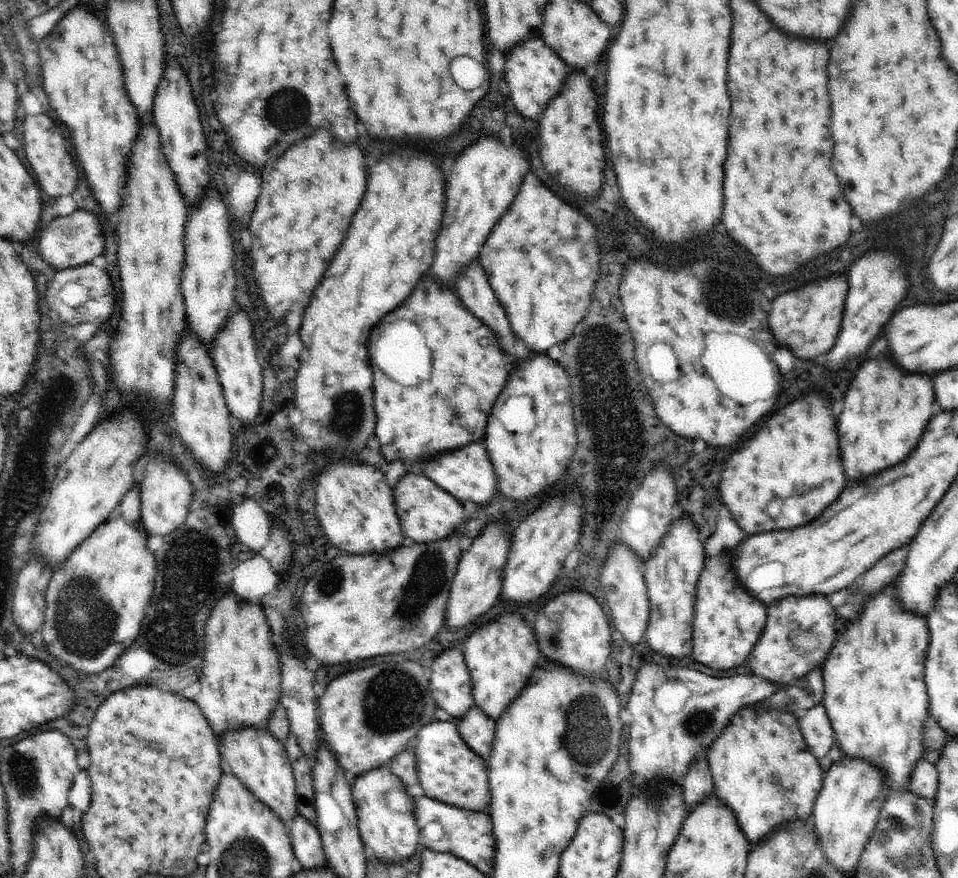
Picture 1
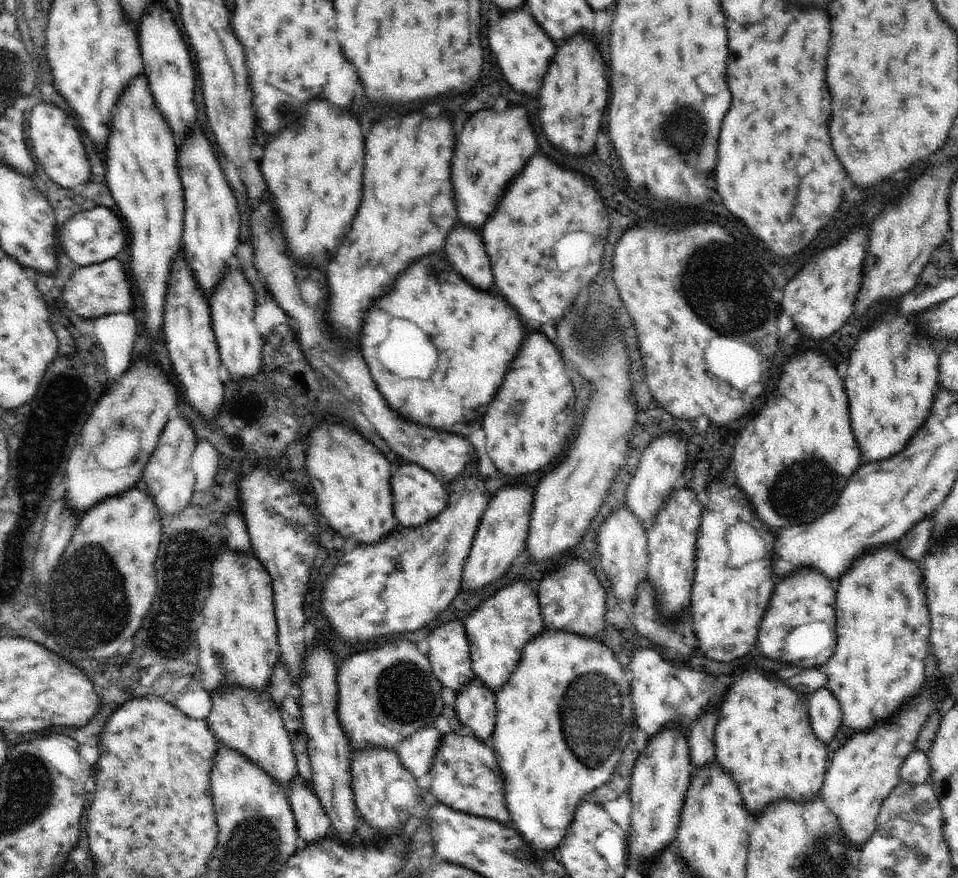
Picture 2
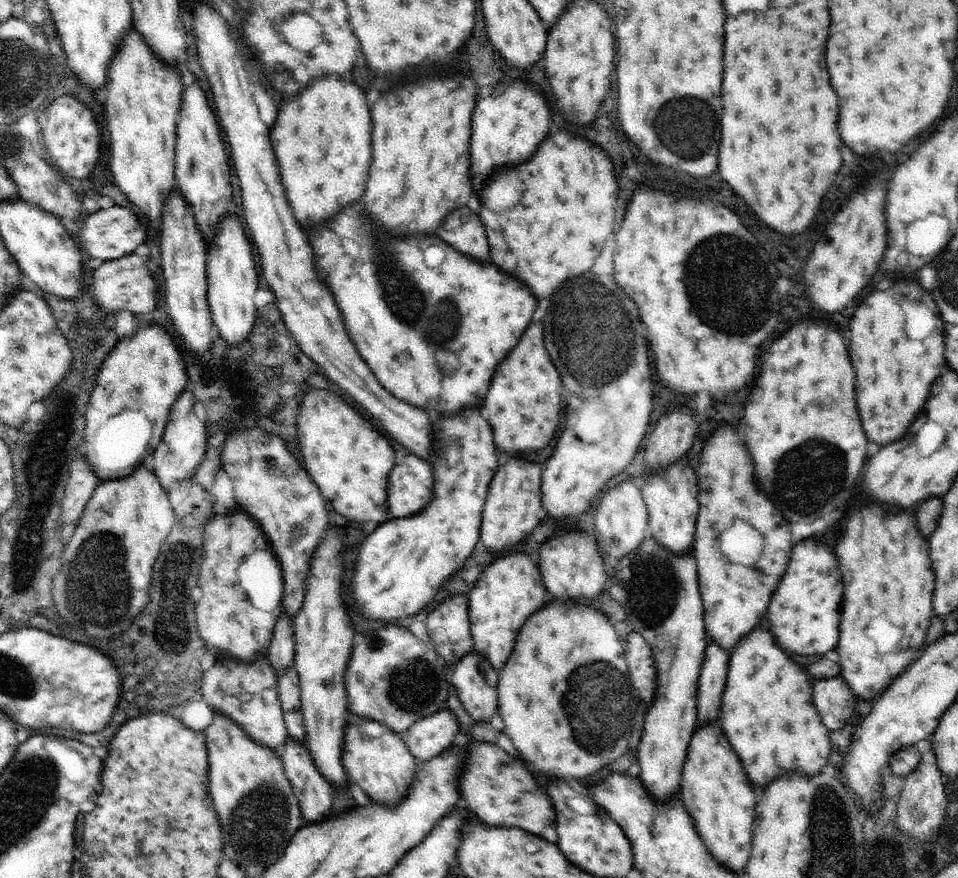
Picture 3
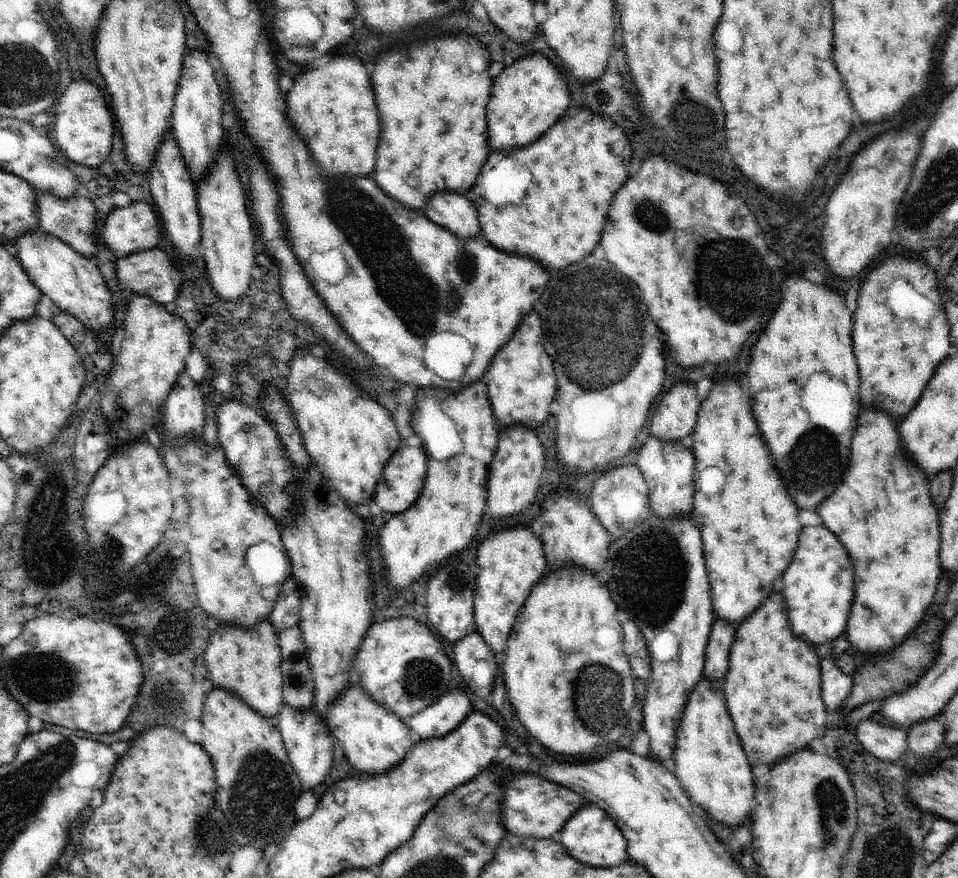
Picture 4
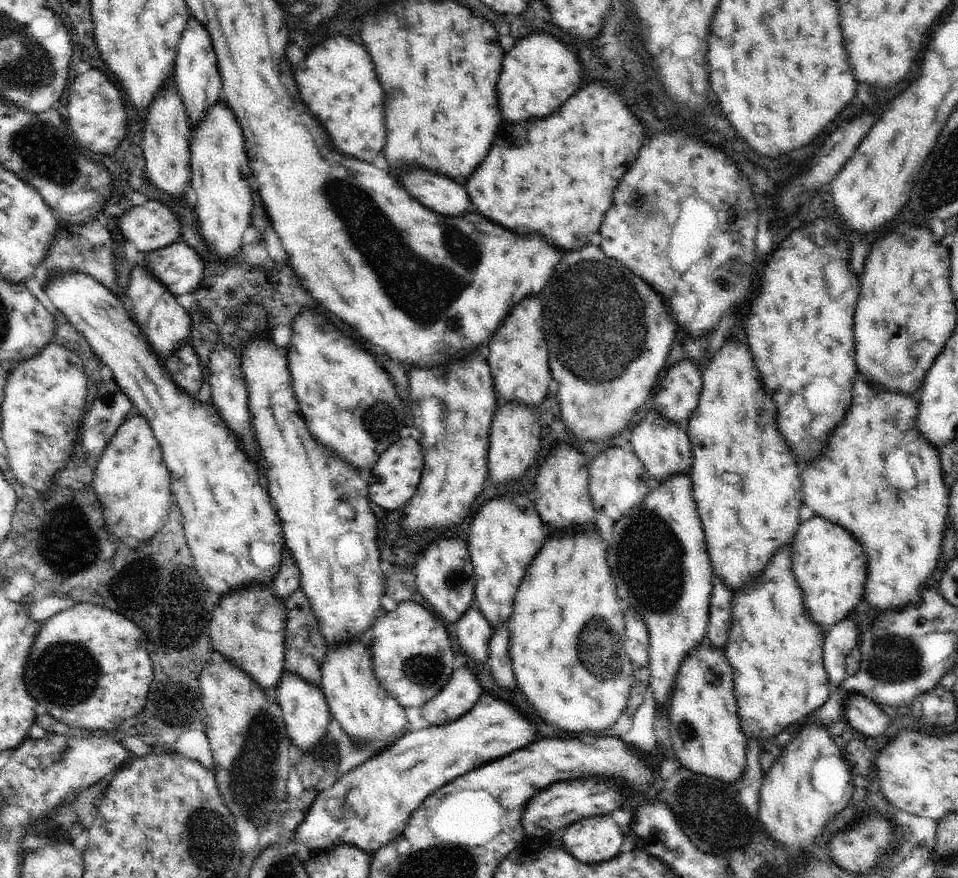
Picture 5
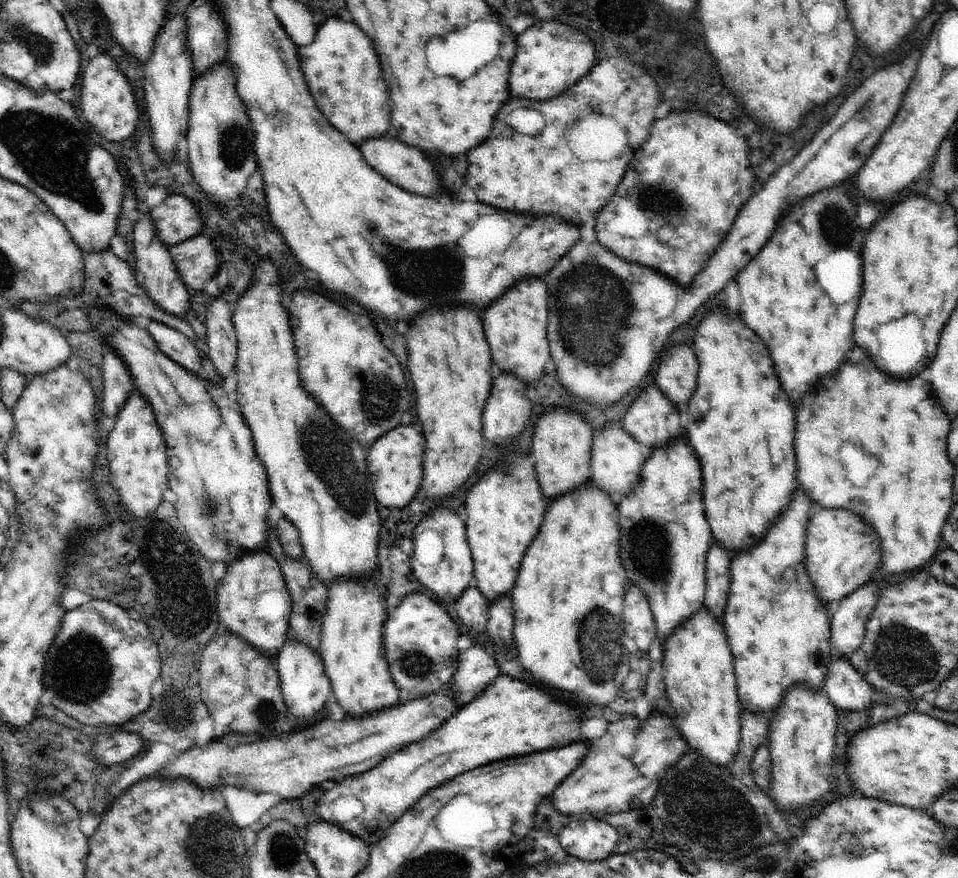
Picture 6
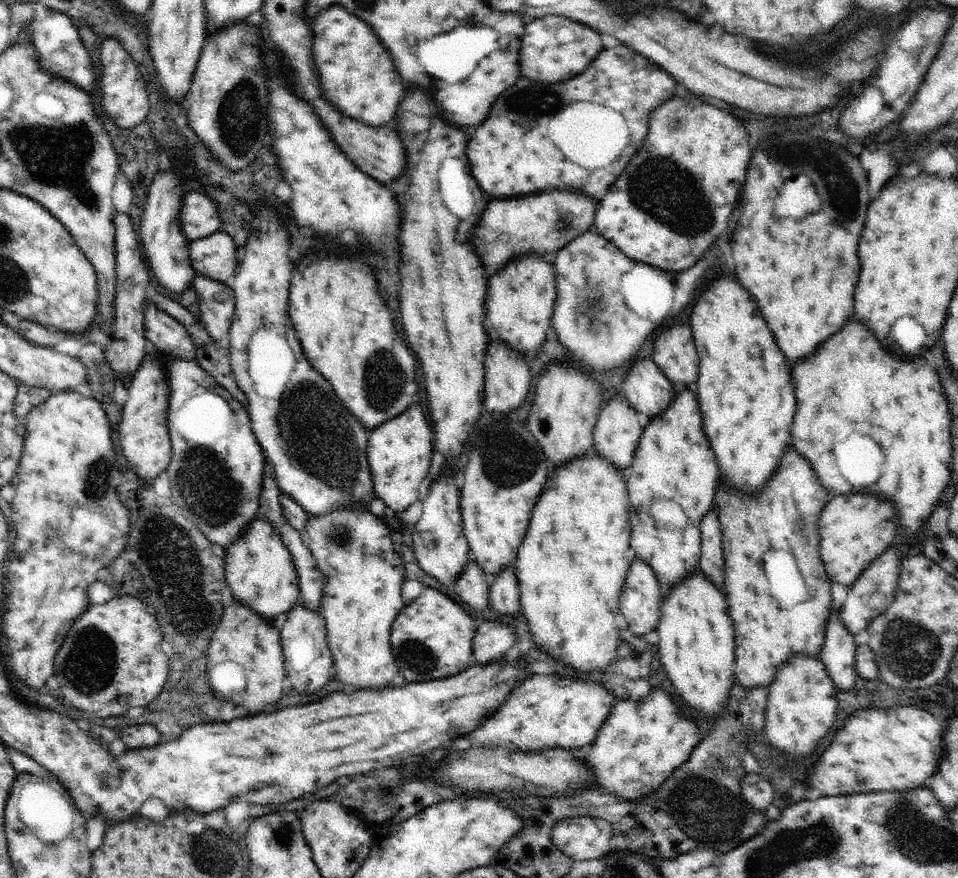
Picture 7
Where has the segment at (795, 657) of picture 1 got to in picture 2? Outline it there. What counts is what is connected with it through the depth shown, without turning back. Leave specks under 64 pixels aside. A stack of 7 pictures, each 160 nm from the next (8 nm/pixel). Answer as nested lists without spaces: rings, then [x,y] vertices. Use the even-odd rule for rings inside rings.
[[[802,568],[798,570],[796,574],[790,574],[786,576],[774,590],[772,594],[772,600],[768,604],[768,610],[764,614],[764,620],[762,620],[762,626],[760,626],[760,634],[758,634],[758,644],[762,648],[762,654],[766,658],[772,658],[772,660],[782,660],[782,652],[786,652],[786,644],[788,638],[782,638],[782,628],[792,628],[792,632],[798,628],[800,634],[810,634],[810,638],[824,638],[828,640],[828,646],[814,658],[804,658],[804,660],[796,660],[798,666],[802,668],[812,668],[812,666],[820,666],[824,664],[834,648],[836,648],[836,632],[834,632],[834,626],[836,626],[836,614],[834,614],[834,602],[836,602],[836,592],[832,588],[832,582],[822,574],[818,572],[816,568]],[[802,628],[810,628],[810,632],[802,632]]]

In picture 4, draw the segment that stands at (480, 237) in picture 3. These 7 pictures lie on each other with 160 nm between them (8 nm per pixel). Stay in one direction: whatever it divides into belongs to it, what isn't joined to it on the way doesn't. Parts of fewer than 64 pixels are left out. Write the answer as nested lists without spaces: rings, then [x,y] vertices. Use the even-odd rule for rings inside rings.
[[[438,192],[424,210],[430,220],[465,241],[481,232],[476,205],[458,192]]]

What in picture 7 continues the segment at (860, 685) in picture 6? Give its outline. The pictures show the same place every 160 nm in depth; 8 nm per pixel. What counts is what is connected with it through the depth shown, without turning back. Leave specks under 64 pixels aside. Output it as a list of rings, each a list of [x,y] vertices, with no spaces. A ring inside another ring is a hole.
[[[840,608],[830,610],[825,629],[825,641],[818,656],[823,660],[837,690],[850,690],[858,678],[855,669],[858,647],[854,635],[847,631],[842,622]]]

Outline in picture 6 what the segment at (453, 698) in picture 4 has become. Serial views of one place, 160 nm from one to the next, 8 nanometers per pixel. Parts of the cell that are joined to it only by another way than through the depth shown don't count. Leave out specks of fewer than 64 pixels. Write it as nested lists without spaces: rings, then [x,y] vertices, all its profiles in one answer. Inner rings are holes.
[[[474,643],[459,656],[456,675],[446,687],[446,694],[454,695],[460,704],[466,703],[466,700],[462,700],[466,694],[488,686],[498,676],[498,662],[488,654],[485,645]]]

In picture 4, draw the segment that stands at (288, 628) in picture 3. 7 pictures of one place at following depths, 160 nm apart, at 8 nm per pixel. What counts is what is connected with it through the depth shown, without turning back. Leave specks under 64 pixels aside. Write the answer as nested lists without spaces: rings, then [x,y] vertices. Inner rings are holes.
[[[290,575],[282,583],[269,619],[272,621],[275,631],[280,634],[283,630],[299,624],[300,617],[301,596],[295,578]]]

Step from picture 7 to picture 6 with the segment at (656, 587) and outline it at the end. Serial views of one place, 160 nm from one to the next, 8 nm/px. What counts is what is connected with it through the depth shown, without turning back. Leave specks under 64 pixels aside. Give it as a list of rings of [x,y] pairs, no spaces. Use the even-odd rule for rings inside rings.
[[[632,584],[624,596],[624,626],[638,650],[648,652],[652,640],[657,637],[657,624],[648,604],[648,596],[642,588]]]

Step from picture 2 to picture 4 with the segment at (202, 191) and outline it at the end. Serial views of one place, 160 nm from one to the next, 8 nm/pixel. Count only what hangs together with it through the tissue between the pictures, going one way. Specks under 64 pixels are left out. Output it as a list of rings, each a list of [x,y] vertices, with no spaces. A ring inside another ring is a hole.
[[[200,48],[186,52],[184,64],[182,64],[182,78],[180,86],[176,90],[176,104],[172,114],[172,132],[176,136],[178,146],[182,148],[182,154],[194,182],[202,180],[202,176],[208,172],[208,166],[214,162],[214,156],[222,142],[222,90],[216,80],[216,70],[208,62],[208,54]]]

